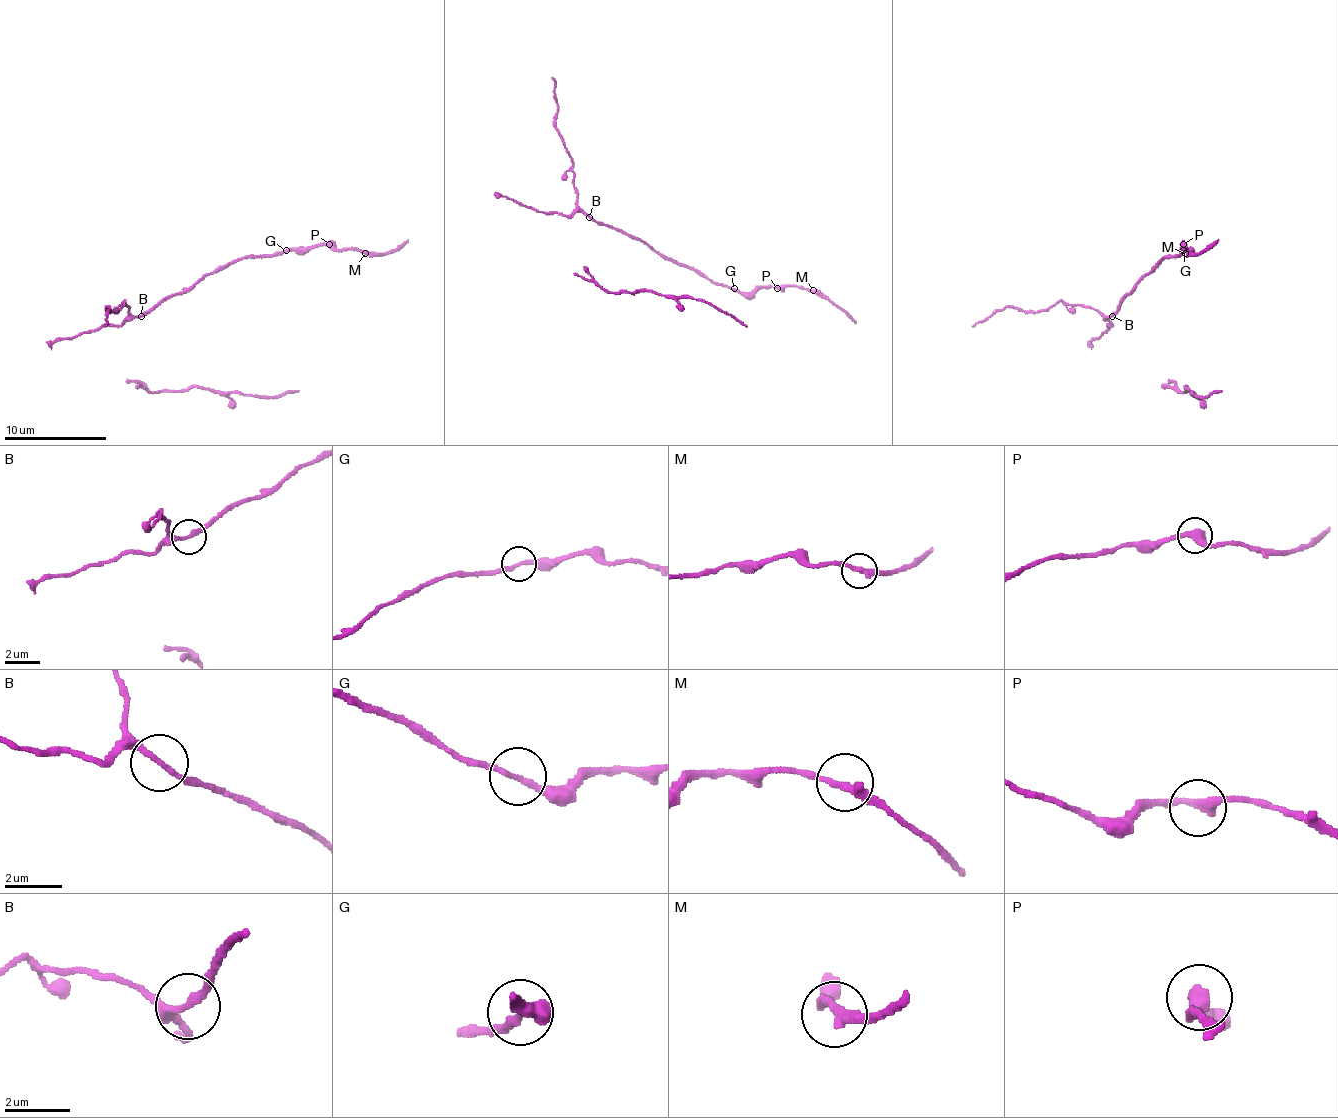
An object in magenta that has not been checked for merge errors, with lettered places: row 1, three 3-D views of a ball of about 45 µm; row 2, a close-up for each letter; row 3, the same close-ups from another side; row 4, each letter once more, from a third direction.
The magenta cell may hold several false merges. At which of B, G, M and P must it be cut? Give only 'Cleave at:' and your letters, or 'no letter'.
Cleave at: B

